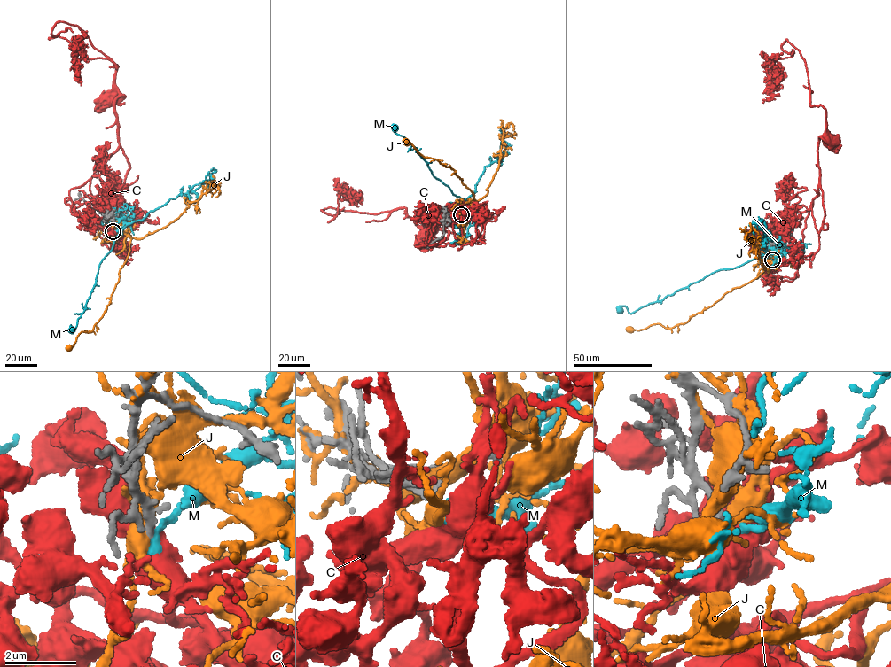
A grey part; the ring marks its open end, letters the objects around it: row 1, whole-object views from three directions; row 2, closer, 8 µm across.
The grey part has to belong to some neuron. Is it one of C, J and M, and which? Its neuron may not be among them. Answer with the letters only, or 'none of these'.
C

